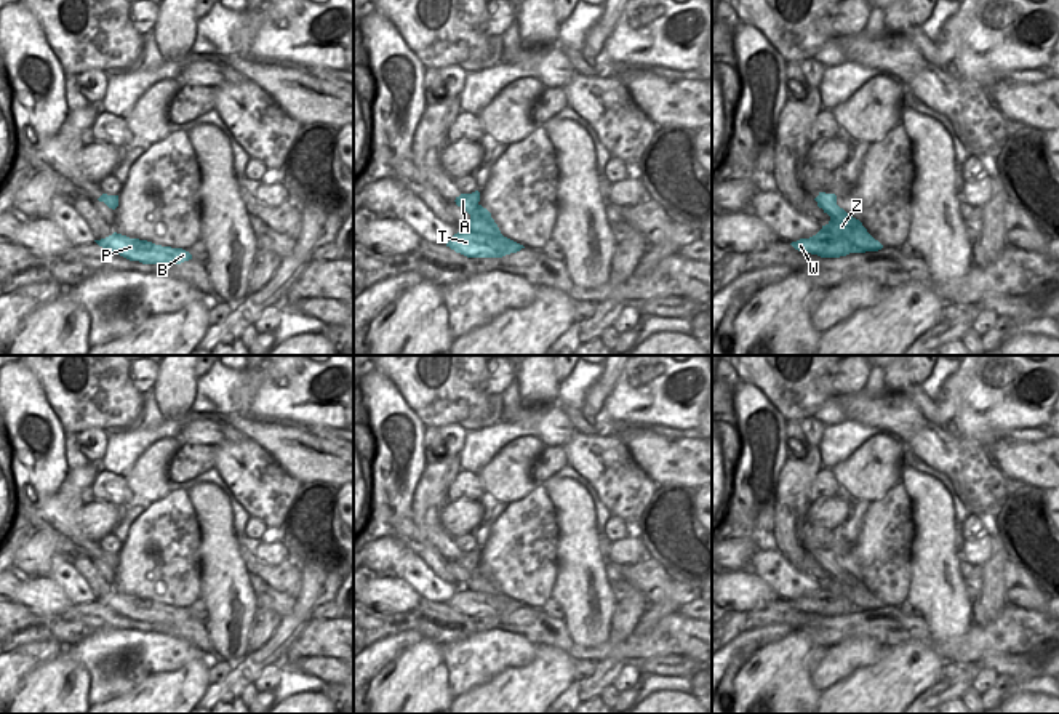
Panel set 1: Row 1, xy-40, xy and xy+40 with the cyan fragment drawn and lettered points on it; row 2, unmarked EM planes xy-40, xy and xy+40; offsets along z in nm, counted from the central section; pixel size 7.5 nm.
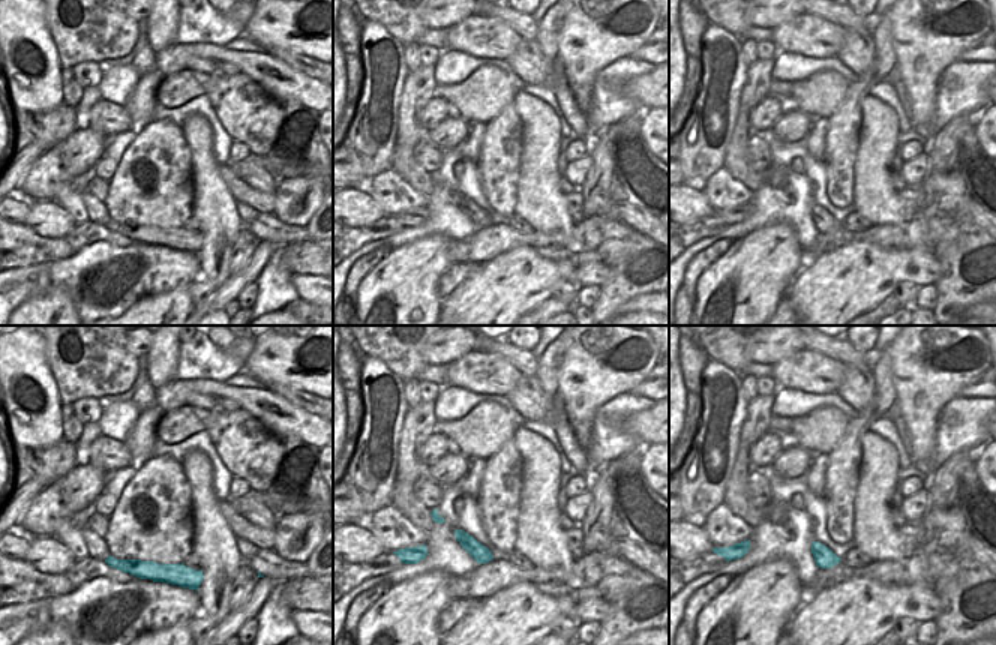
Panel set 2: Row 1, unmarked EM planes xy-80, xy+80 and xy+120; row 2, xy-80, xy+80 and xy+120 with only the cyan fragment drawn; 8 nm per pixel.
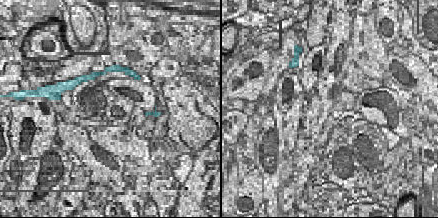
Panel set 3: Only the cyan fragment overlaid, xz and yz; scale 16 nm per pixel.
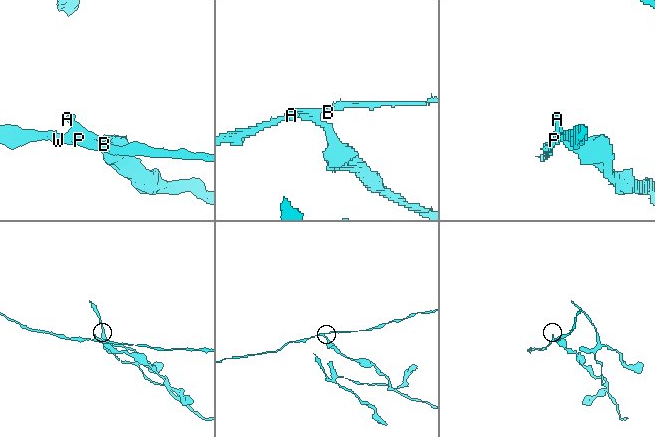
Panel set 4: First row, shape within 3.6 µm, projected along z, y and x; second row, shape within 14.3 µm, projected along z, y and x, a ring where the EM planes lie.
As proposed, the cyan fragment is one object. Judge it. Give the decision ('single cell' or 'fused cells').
fused cells

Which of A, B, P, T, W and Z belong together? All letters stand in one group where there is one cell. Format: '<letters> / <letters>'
A Z / B P T W

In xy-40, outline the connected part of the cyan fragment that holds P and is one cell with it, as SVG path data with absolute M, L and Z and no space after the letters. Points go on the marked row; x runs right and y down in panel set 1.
M117 232L94 242L115 255L142 264L181 264L192 259L192 255L182 248L162 247L147 240L130 239Z

